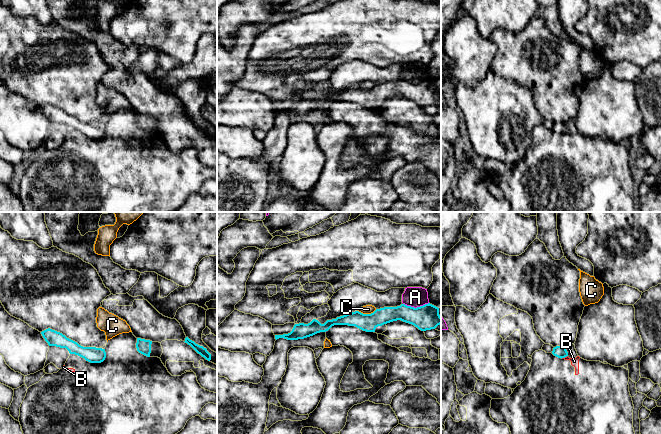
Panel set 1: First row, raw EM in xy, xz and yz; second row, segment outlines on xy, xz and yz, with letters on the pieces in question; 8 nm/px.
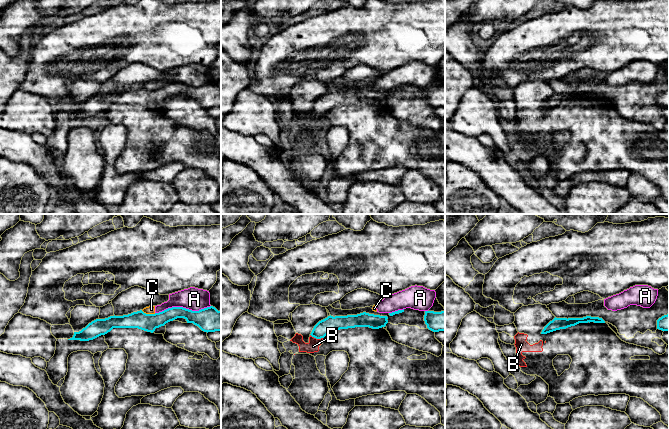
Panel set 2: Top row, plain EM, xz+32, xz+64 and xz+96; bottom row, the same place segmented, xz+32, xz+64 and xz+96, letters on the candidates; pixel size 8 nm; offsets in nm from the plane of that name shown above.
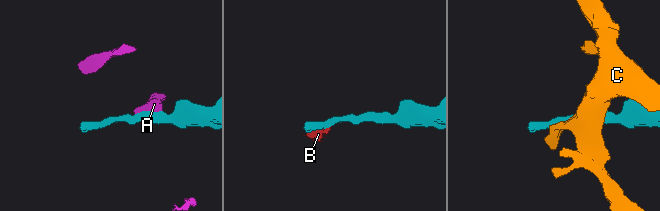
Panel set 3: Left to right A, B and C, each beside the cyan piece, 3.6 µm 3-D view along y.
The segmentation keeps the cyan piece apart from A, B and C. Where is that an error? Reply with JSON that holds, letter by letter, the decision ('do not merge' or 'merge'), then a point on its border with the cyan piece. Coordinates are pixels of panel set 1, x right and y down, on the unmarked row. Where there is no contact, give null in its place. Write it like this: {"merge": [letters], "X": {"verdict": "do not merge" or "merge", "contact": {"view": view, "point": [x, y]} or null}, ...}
{"merge": [], "A": {"verdict": "do not merge", "contact": {"view": "xz", "point": [415, 84]}}, "B": {"verdict": "do not merge", "contact": {"view": "yz", "point": [564, 133]}}, "C": {"verdict": "do not merge", "contact": {"view": "xz", "point": [367, 90]}}}

